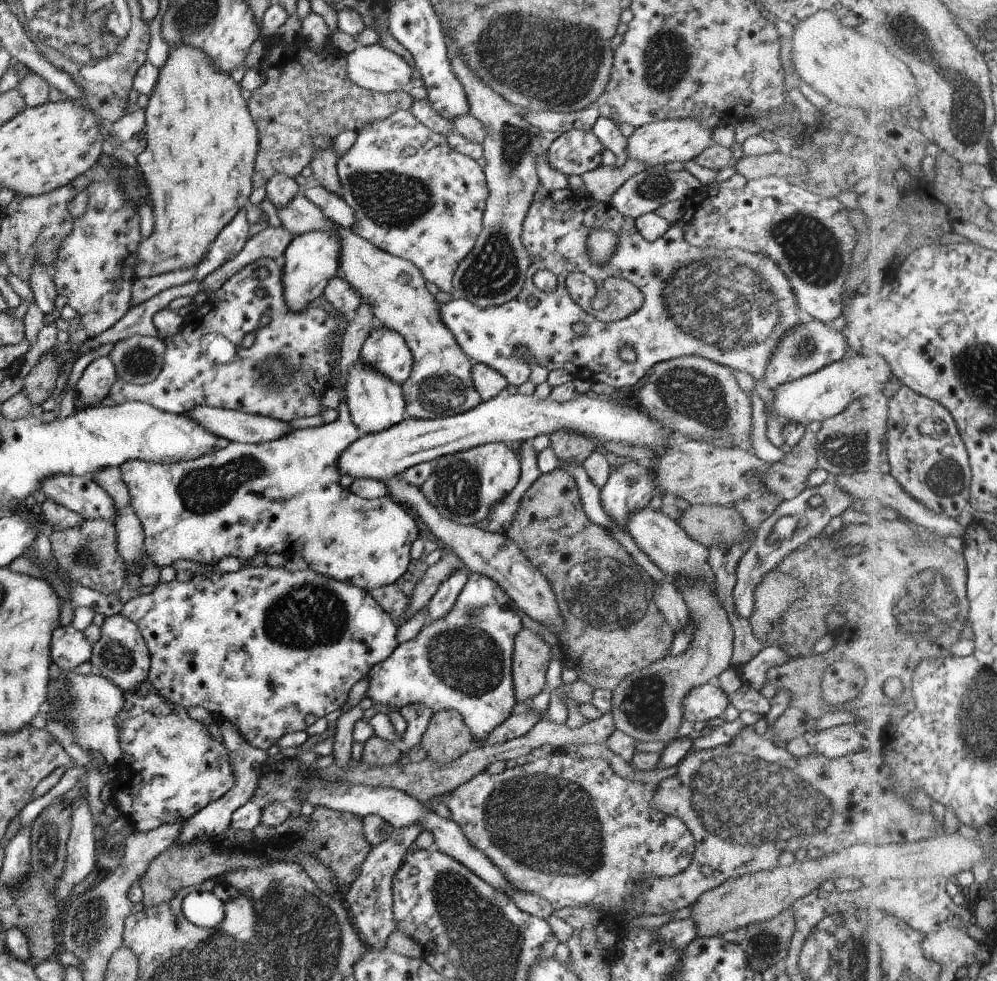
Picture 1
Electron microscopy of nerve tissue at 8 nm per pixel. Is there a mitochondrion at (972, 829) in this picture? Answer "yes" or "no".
no

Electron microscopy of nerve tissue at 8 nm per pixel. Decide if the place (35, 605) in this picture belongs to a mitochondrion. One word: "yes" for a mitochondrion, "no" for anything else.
no

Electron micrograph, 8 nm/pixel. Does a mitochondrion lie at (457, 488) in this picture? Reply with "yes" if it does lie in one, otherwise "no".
yes

